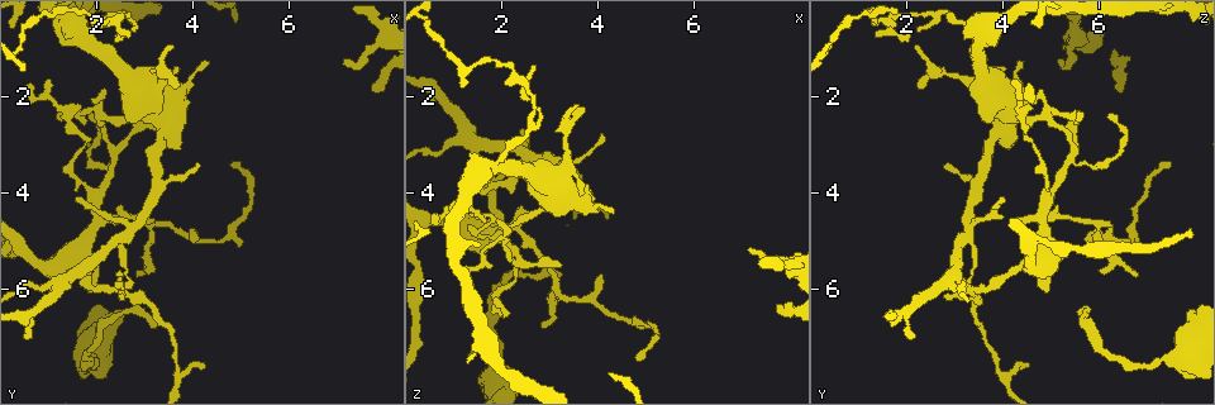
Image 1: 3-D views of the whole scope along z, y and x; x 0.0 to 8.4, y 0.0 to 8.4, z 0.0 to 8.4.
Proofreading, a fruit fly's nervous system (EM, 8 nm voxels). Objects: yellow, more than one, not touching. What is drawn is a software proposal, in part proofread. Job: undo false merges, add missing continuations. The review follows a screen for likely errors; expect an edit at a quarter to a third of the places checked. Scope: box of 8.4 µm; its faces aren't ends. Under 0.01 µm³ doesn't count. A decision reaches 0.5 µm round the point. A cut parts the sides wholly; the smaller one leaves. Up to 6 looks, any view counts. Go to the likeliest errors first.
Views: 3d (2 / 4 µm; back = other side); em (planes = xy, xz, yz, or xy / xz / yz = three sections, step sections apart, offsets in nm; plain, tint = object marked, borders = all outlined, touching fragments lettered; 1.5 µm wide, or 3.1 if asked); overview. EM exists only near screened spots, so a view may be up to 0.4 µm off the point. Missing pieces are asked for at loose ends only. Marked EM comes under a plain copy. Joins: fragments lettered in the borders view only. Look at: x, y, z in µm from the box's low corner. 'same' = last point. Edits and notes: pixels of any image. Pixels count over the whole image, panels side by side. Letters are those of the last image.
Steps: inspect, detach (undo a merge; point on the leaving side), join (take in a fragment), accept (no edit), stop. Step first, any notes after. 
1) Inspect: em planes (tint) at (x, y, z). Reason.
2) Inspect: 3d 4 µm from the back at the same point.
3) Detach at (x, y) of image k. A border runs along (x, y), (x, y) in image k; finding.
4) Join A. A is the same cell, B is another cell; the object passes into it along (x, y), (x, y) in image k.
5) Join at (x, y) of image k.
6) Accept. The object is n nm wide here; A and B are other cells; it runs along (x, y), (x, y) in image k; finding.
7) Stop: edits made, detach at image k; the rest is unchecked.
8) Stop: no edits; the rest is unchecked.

Inspect: em planes (tint) at (7.15, 1.20, 5.10). Branch stops here.

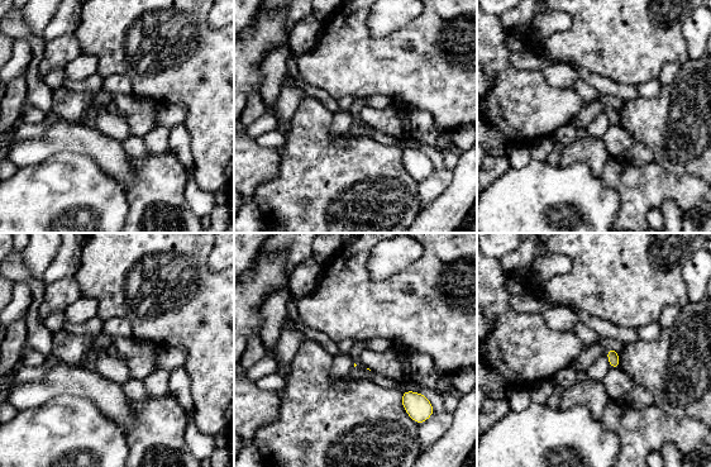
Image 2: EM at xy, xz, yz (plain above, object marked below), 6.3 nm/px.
Inspect: em planes (borders) at the same point. See the neighbours.

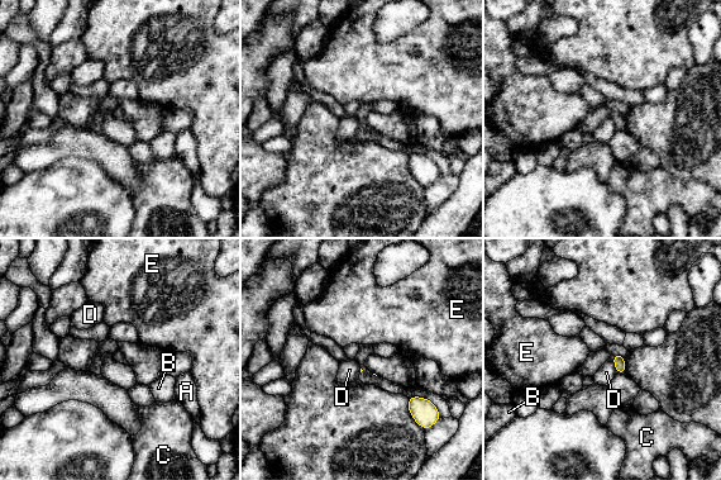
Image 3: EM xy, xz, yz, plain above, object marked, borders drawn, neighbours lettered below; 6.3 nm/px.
Accept. A, B, C, D and E are other cells; a border runs along (611, 355), (617, 372) in image 3; none of them fits.

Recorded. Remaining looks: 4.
Inspect: em xy step 4 (tint) at (2.45, 5.95, 3.35). Branch point.

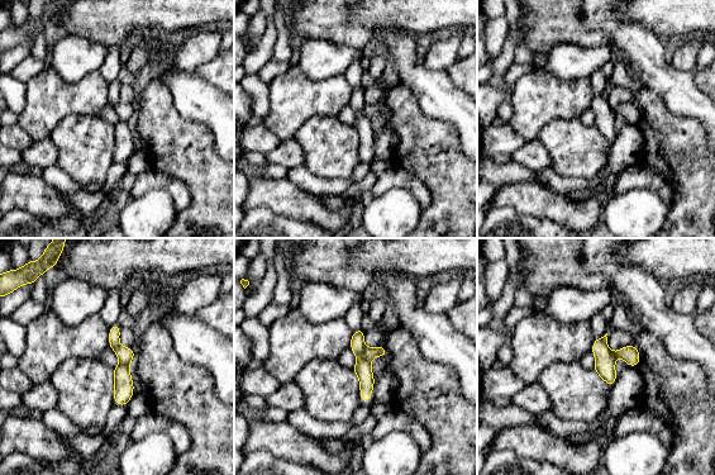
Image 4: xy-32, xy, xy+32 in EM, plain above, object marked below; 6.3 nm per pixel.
Inspect: em xz step 8 (borders) at the same point.

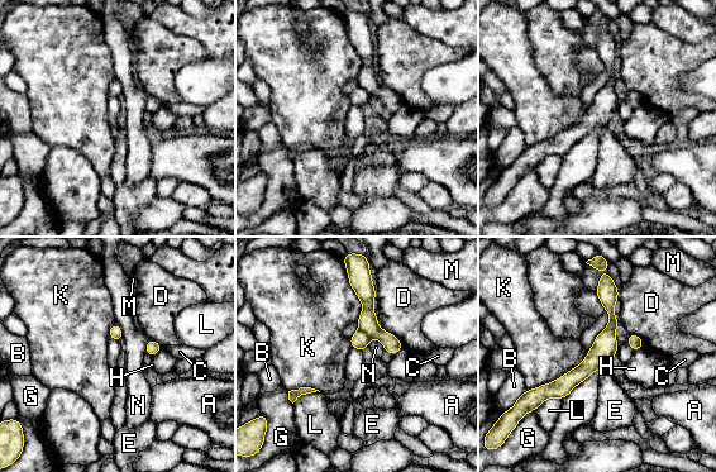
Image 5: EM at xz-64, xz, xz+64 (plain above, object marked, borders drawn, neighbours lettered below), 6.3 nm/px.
Detach at (359, 339) of image 5. A, B, C, D, E, G, H, K, L, M and N are other cells; two neurons meet here.

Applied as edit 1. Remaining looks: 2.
Inspect: em yz step 4 (borders) at (0.55, 6.95, 2.15). An open end.

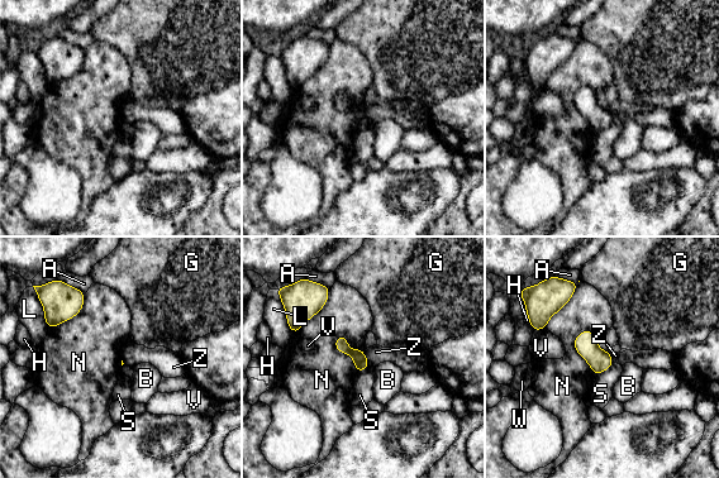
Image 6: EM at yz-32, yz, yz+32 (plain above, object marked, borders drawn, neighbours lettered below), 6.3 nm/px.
Accept. A, B, G, H, L, N, S, V, W and Z are other cells; none of them fits.

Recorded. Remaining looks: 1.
Stop: edits made, detach at image 5; the rest is unchecked.

